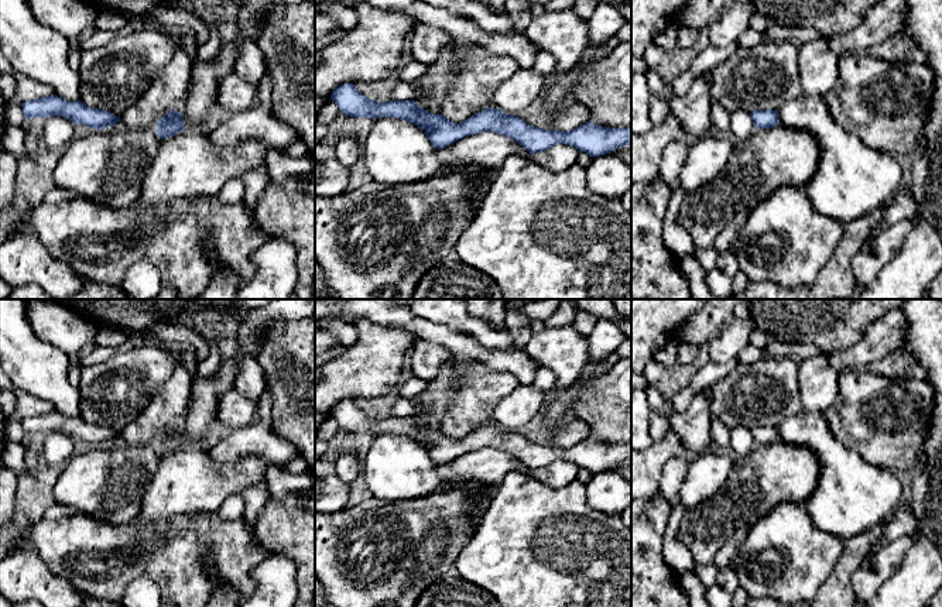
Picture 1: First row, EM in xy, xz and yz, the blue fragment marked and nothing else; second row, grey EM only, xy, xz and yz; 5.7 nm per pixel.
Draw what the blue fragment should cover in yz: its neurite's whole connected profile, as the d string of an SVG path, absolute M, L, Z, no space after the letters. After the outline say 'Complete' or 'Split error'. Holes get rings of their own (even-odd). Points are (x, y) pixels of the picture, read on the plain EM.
M771 425L754 426L753 429L750 429L750 432L754 439L756 446L757 445L771 445L780 440L777 426L771 426Z. Complete

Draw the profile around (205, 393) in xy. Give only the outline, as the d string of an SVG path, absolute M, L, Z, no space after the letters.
M237 359L222 360L212 377L196 375L191 384L192 404L181 426L185 445L201 445L212 421L217 418L219 398L233 388L237 377Z

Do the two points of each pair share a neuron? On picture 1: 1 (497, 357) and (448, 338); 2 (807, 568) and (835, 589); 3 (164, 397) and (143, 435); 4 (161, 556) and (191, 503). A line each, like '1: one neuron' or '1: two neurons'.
1: one neuron
2: two neurons
3: one neuron
4: two neurons

